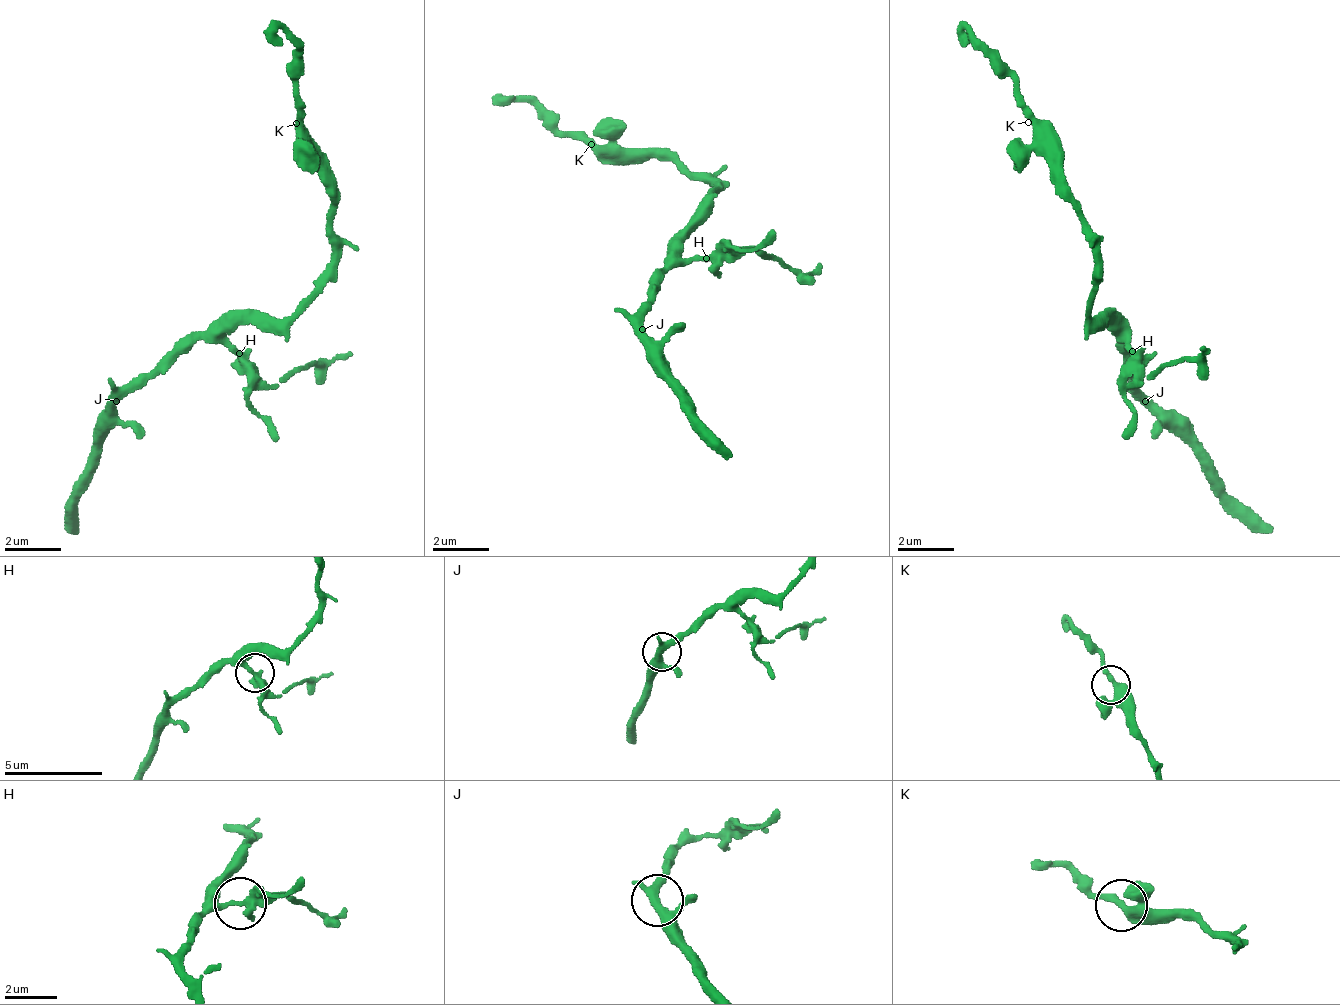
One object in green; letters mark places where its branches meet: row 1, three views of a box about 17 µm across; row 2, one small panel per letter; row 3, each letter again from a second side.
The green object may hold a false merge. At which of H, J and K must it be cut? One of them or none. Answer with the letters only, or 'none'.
H

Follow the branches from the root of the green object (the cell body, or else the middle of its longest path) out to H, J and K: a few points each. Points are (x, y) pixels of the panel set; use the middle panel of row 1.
H: (704, 197), (701, 211), (680, 239), (684, 246), (703, 260)
J: (704, 197), (701, 218), (671, 253), (642, 329)
K: (704, 197), (709, 190), (715, 191), (711, 191), (716, 177), (699, 178), (663, 157), (610, 158), (591, 144)

